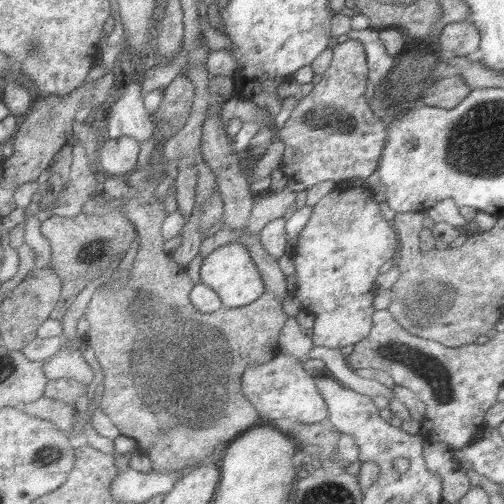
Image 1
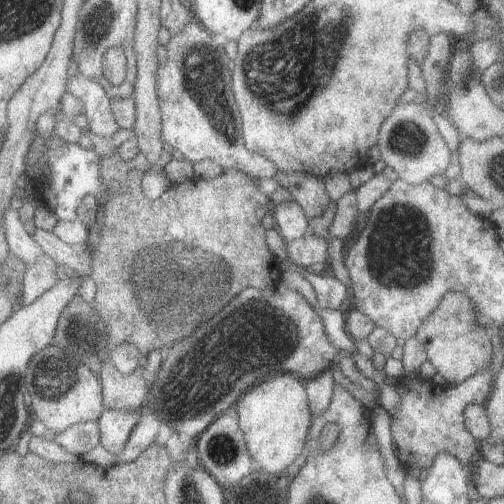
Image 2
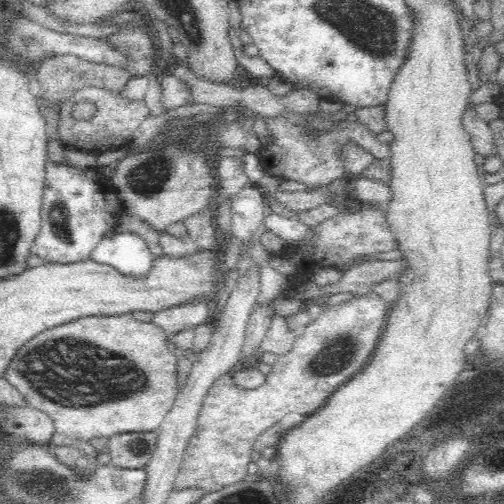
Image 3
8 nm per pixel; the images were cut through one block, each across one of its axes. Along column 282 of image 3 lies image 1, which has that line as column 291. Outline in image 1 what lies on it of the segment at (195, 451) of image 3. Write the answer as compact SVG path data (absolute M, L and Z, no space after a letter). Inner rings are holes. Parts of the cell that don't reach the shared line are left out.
M279 352L267 364L251 364L243 374L245 396L267 414L275 412L277 418L299 418L301 424L321 424L321 420L331 416L327 398L319 390L319 380L315 372L303 368L303 362L289 352Z

